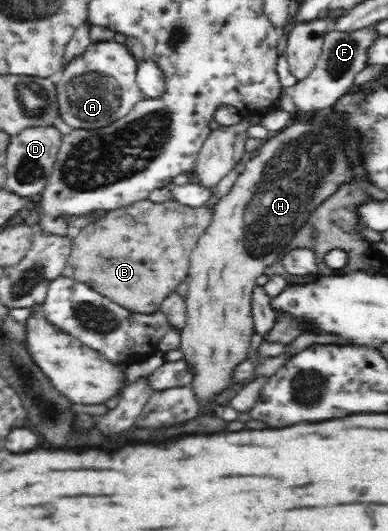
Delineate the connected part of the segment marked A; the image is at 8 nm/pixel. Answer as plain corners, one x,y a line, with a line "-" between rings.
100,41
93,43
83,52
74,62
63,66
60,72
61,78
56,84
57,102
59,116
72,128
77,129
97,129
104,128
112,124
115,120
124,117
127,113
132,112
132,108
143,100
141,88
136,82
136,72
138,62
124,44
116,41

